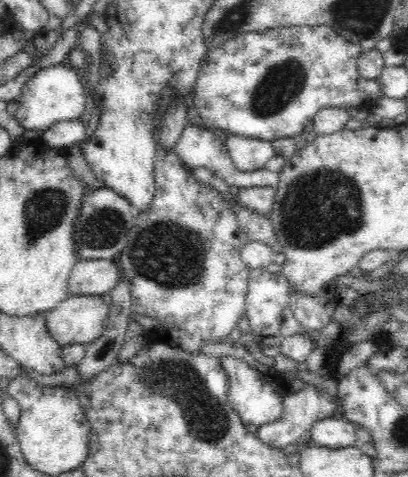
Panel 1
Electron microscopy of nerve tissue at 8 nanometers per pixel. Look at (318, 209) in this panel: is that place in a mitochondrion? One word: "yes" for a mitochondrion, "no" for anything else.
yes

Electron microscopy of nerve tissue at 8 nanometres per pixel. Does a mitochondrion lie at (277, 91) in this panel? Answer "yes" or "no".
yes

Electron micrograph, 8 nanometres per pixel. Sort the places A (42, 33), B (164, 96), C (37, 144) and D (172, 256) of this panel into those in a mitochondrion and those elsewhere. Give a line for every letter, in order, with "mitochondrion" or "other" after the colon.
A: other
B: mitochondrion
C: other
D: mitochondrion

